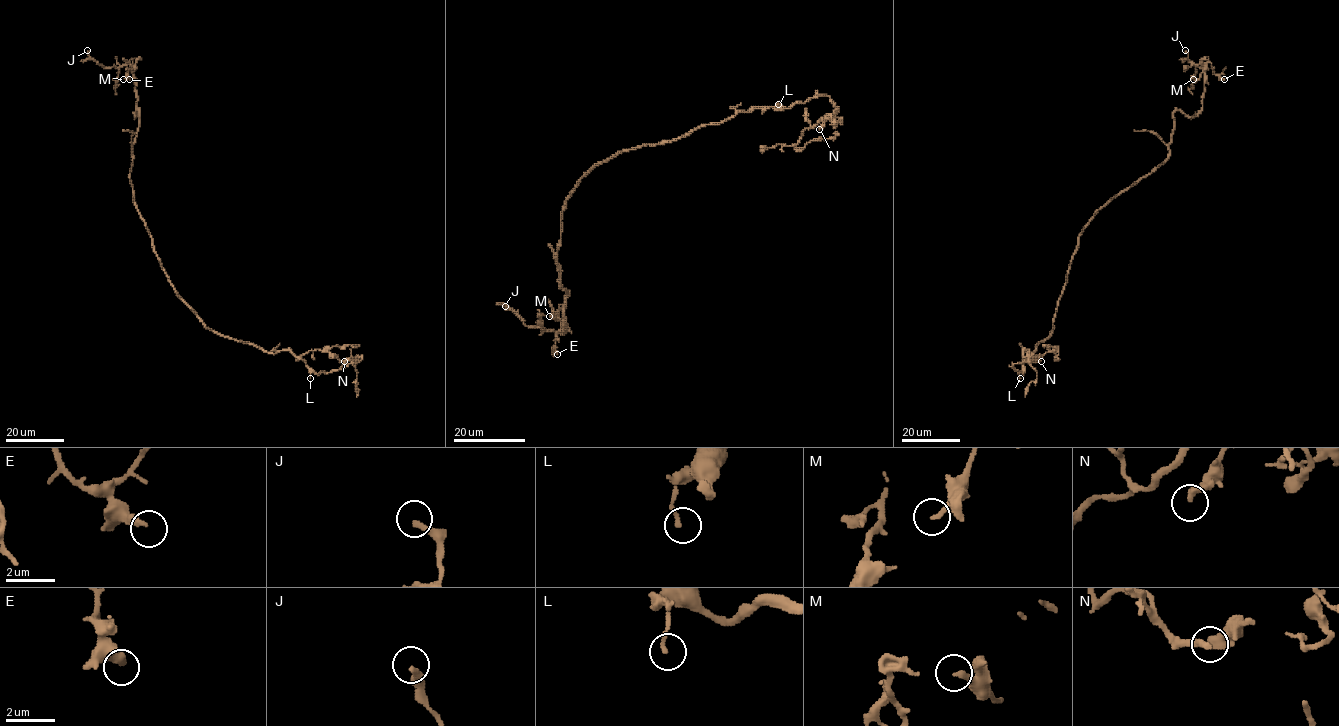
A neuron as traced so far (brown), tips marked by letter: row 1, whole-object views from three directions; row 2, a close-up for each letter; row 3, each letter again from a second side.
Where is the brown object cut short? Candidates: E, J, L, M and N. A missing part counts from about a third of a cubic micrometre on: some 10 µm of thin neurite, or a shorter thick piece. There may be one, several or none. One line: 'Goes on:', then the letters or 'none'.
Goes on: J

